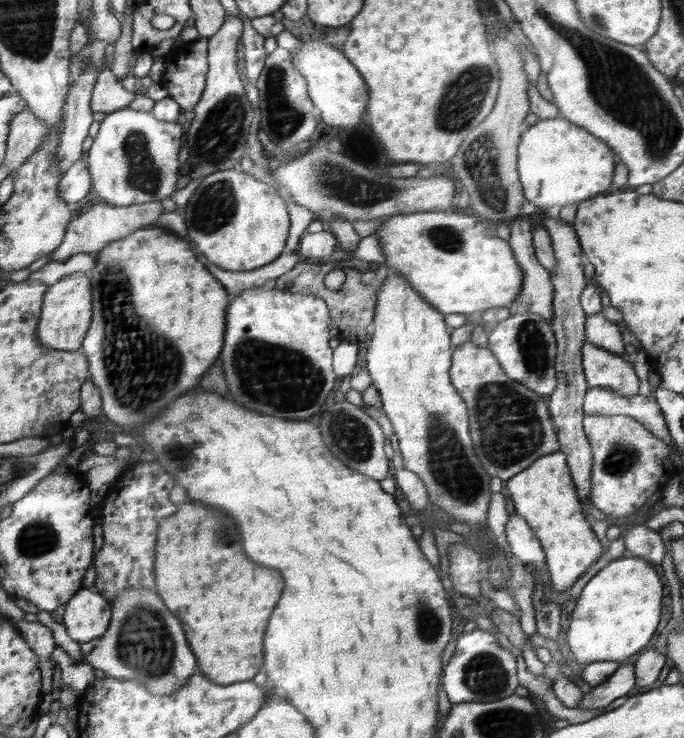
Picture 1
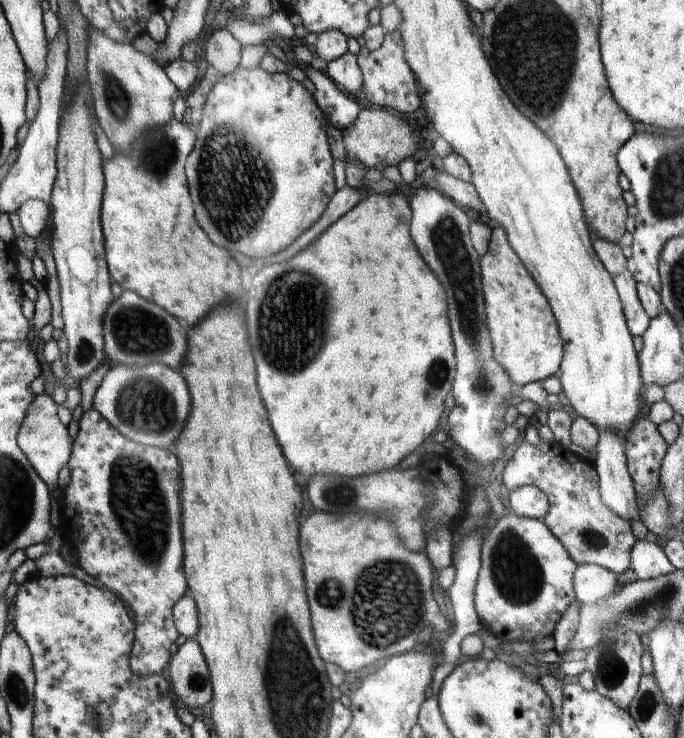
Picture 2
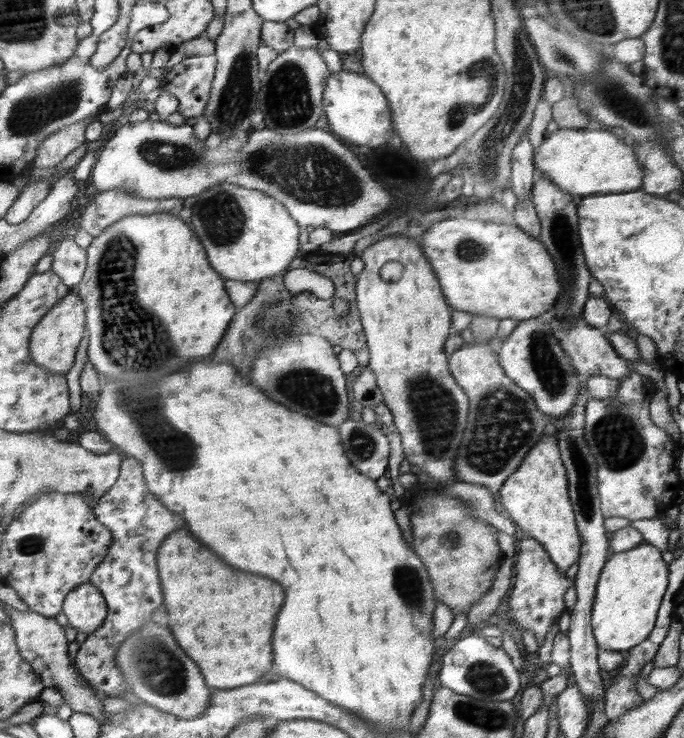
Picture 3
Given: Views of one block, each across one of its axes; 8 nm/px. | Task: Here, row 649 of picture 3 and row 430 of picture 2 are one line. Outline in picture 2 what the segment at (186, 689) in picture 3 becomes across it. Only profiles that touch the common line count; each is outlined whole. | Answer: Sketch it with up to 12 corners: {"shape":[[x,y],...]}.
{"shape":[[109,369],[94,400],[124,436],[172,448],[190,412],[178,370]]}

